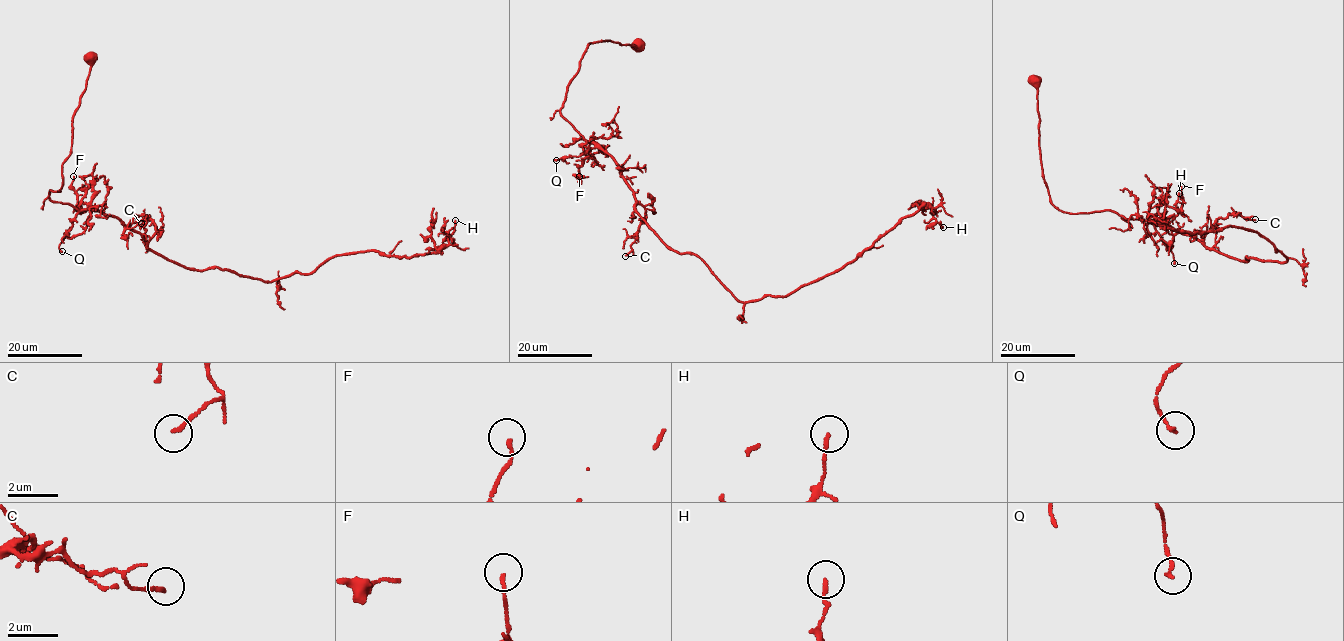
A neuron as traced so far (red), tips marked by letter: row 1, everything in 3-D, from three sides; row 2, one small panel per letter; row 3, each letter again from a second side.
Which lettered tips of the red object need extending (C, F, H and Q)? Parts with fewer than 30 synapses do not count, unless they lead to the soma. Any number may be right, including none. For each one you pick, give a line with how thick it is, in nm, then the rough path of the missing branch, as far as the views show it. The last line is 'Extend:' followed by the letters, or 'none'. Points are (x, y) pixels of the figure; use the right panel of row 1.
Extend: none

